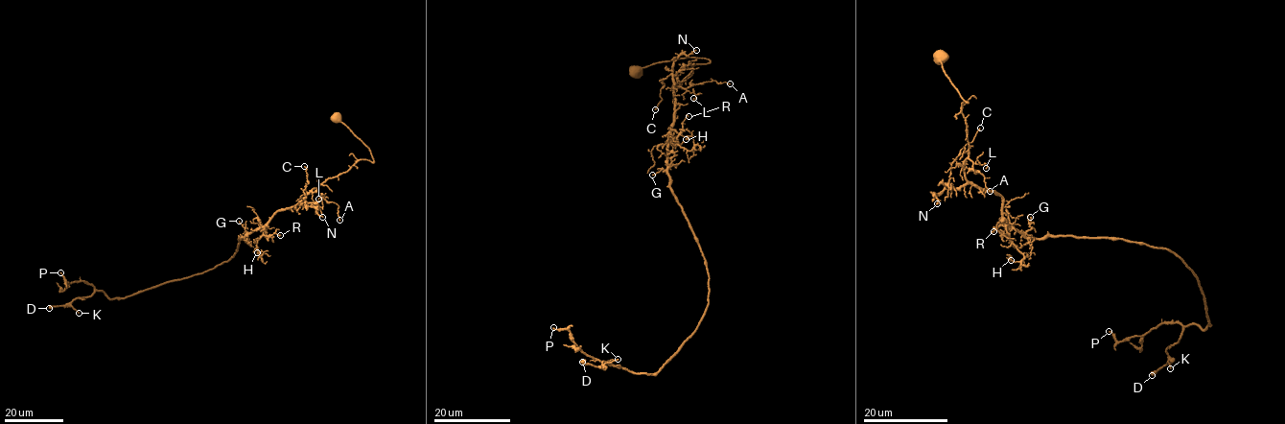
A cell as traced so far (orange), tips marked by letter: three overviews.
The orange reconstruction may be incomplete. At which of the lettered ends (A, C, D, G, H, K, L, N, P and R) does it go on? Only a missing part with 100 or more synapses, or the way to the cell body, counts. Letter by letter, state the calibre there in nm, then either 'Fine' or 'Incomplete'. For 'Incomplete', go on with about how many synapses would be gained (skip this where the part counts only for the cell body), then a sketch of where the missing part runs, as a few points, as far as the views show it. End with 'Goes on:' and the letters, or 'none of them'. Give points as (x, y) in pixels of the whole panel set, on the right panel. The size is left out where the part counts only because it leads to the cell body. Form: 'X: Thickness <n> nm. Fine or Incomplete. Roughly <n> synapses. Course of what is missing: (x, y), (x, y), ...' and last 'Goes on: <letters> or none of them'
A: Thickness 120 nm. Fine
C: Thickness 130 nm. Fine
D: Thickness 550 nm. Fine
G: Thickness 150 nm. Fine
H: Thickness 110 nm. Fine
K: Thickness 150 nm. Fine
L: Thickness 120 nm. Fine
N: Thickness 170 nm. Fine
P: Thickness 180 nm. Fine
R: Thickness 150 nm. Fine
Goes on: none of them

